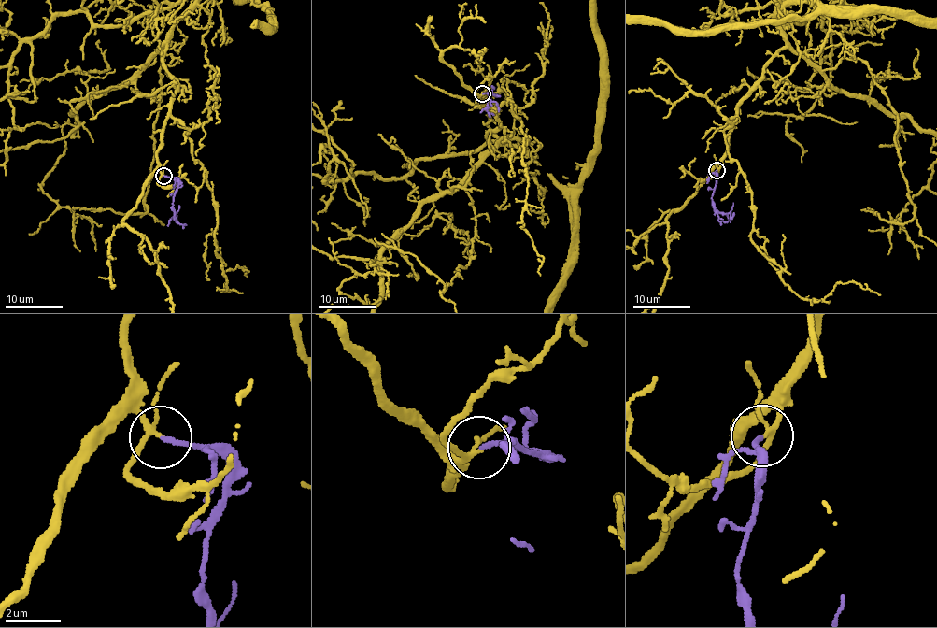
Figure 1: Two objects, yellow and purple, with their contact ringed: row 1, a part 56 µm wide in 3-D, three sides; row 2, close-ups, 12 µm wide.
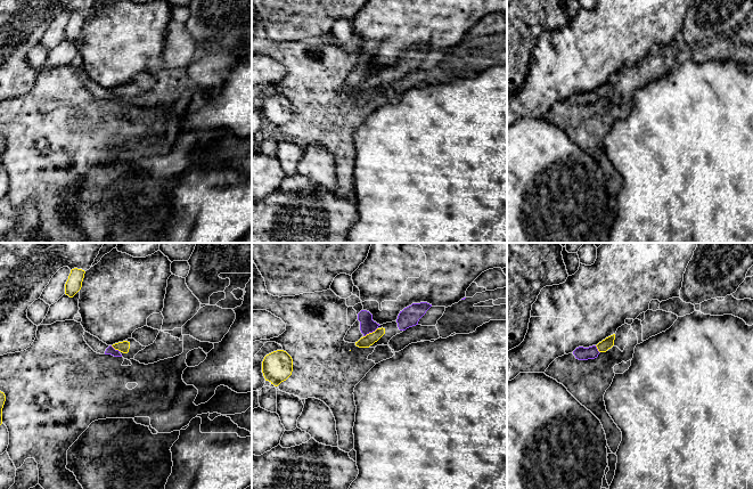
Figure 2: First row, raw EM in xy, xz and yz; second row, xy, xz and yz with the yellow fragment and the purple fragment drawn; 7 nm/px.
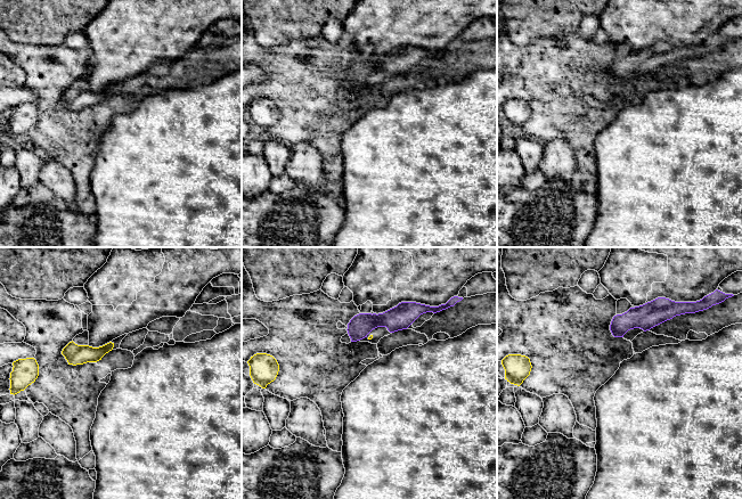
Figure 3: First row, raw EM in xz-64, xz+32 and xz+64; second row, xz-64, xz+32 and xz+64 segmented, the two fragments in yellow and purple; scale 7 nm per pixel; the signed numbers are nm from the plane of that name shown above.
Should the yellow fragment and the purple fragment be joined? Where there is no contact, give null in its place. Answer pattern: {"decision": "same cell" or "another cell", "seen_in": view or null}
{"decision": "same cell", "seen_in": "xz"}

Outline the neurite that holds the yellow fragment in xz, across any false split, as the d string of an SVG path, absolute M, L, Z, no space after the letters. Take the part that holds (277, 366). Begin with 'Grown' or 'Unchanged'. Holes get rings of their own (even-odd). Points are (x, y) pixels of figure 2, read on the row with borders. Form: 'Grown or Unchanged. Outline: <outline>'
Unchanged. Outline: M277 350L267 354L262 361L262 373L265 381L275 386L286 381L293 372L293 359L284 350Z

